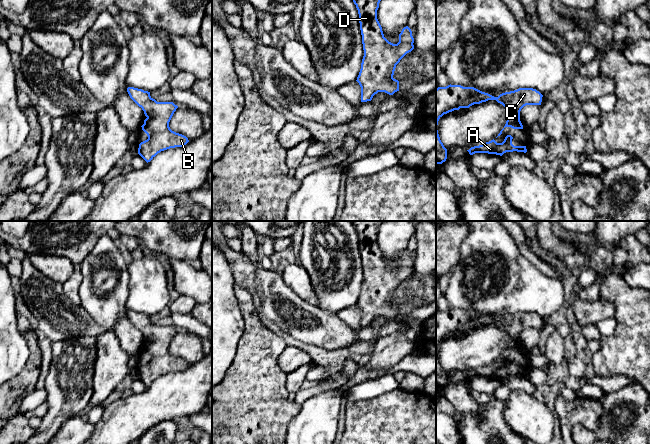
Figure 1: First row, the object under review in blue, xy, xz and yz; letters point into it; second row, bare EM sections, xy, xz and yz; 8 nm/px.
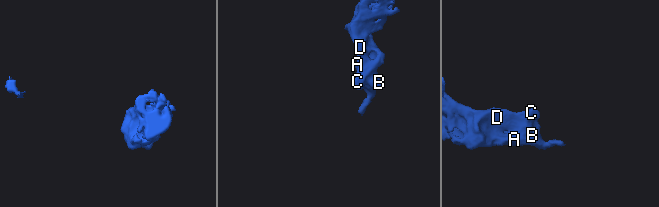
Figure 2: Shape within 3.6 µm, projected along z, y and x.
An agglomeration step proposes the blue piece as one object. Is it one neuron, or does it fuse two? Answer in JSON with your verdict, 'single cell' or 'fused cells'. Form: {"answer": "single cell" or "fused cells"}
{"answer": "single cell"}

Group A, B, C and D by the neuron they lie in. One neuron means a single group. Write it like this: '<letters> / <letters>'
A B C D

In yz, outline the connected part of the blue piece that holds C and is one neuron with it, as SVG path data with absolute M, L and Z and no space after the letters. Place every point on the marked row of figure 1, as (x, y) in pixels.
M448 85L436 89L436 164L442 164L447 159L447 149L440 140L437 125L439 119L449 112L460 108L469 108L488 100L496 100L508 110L505 127L523 129L520 121L520 111L526 105L541 105L543 95L533 88L519 88L505 92L498 97L482 92L474 87Z

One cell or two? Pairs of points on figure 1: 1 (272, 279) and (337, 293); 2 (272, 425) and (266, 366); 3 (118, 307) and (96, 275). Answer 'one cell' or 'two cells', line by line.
1: two cells
2: one cell
3: one cell

